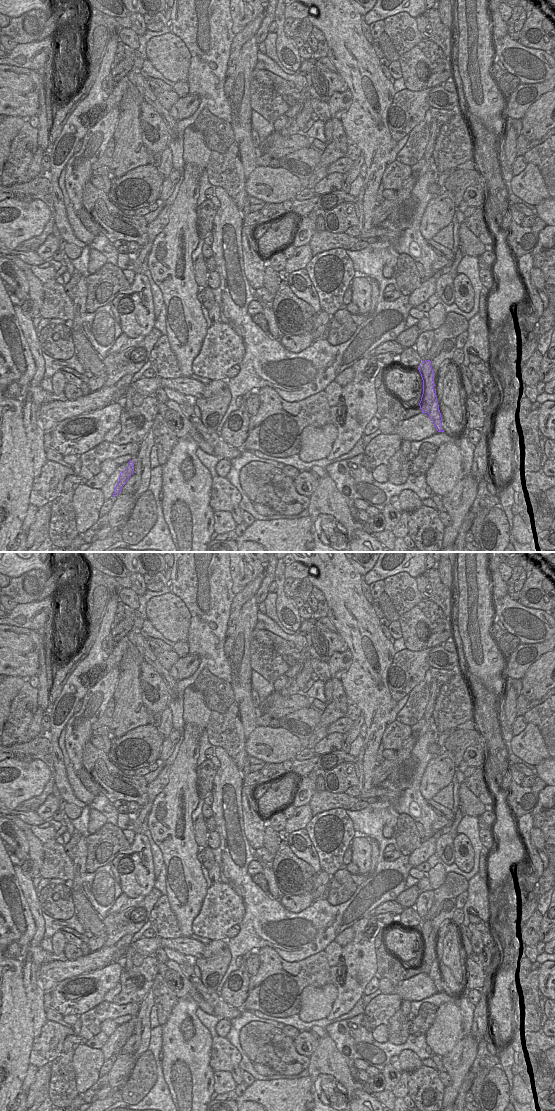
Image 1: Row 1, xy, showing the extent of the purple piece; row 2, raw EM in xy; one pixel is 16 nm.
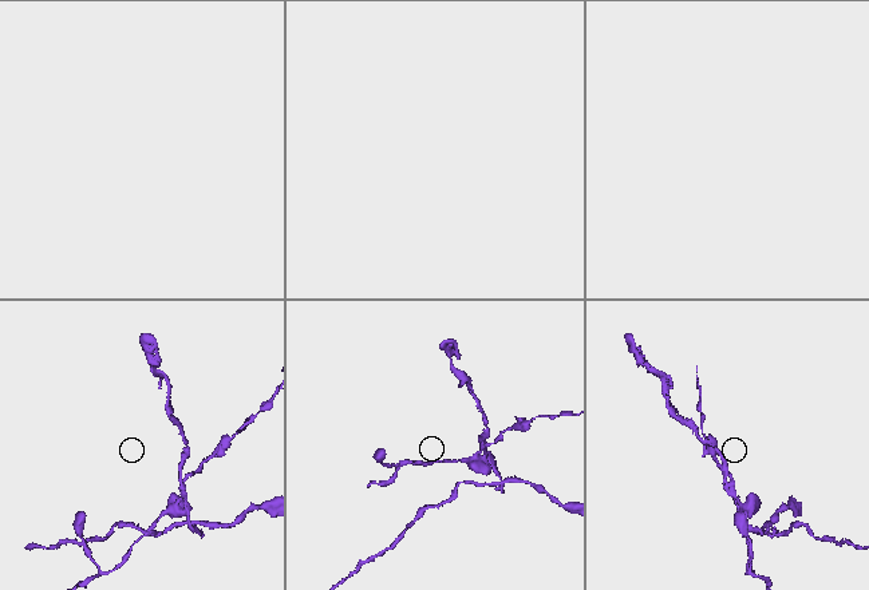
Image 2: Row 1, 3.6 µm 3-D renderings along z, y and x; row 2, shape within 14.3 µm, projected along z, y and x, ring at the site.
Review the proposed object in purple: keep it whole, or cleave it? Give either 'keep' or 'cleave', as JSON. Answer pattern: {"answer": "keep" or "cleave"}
{"answer": "cleave"}

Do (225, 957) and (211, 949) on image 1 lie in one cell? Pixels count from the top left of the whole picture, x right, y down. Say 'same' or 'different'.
different

